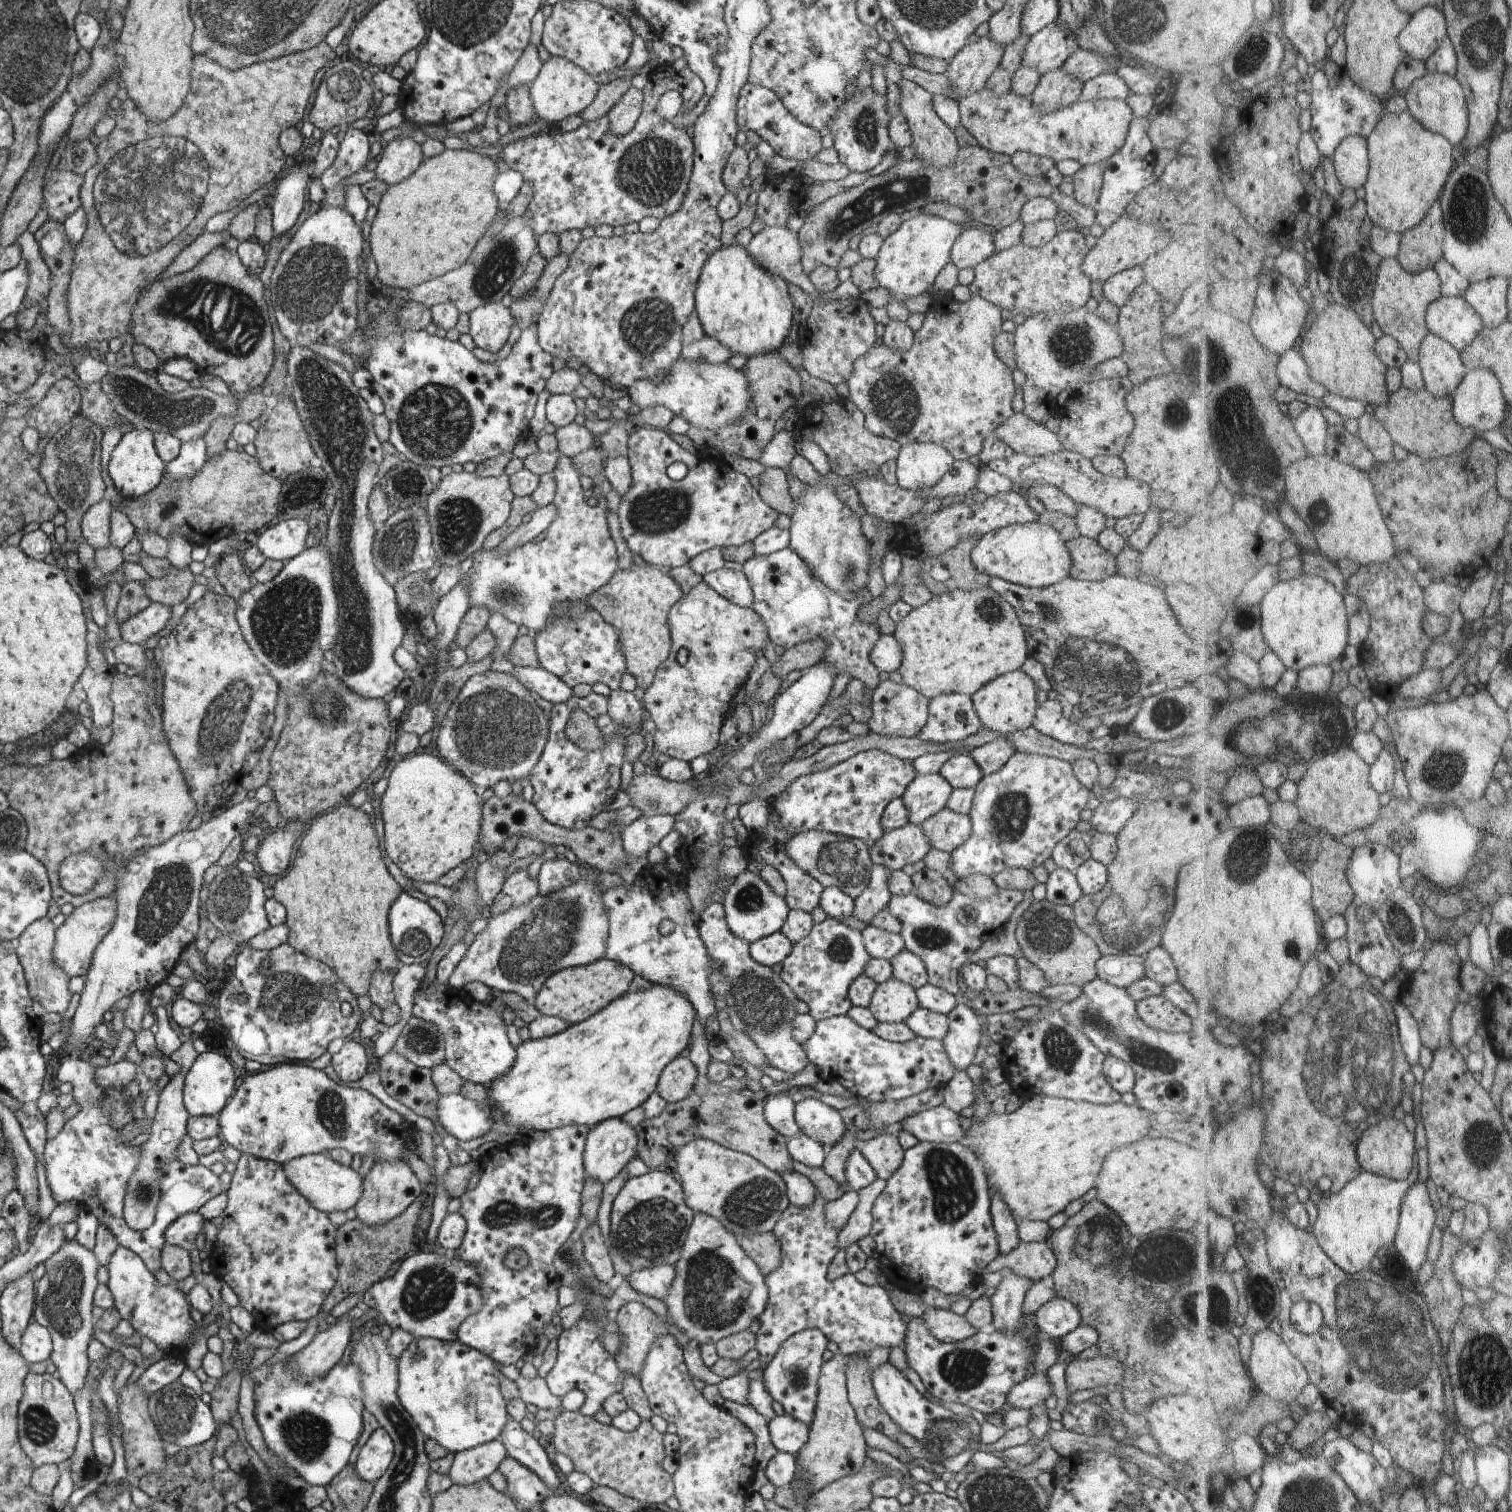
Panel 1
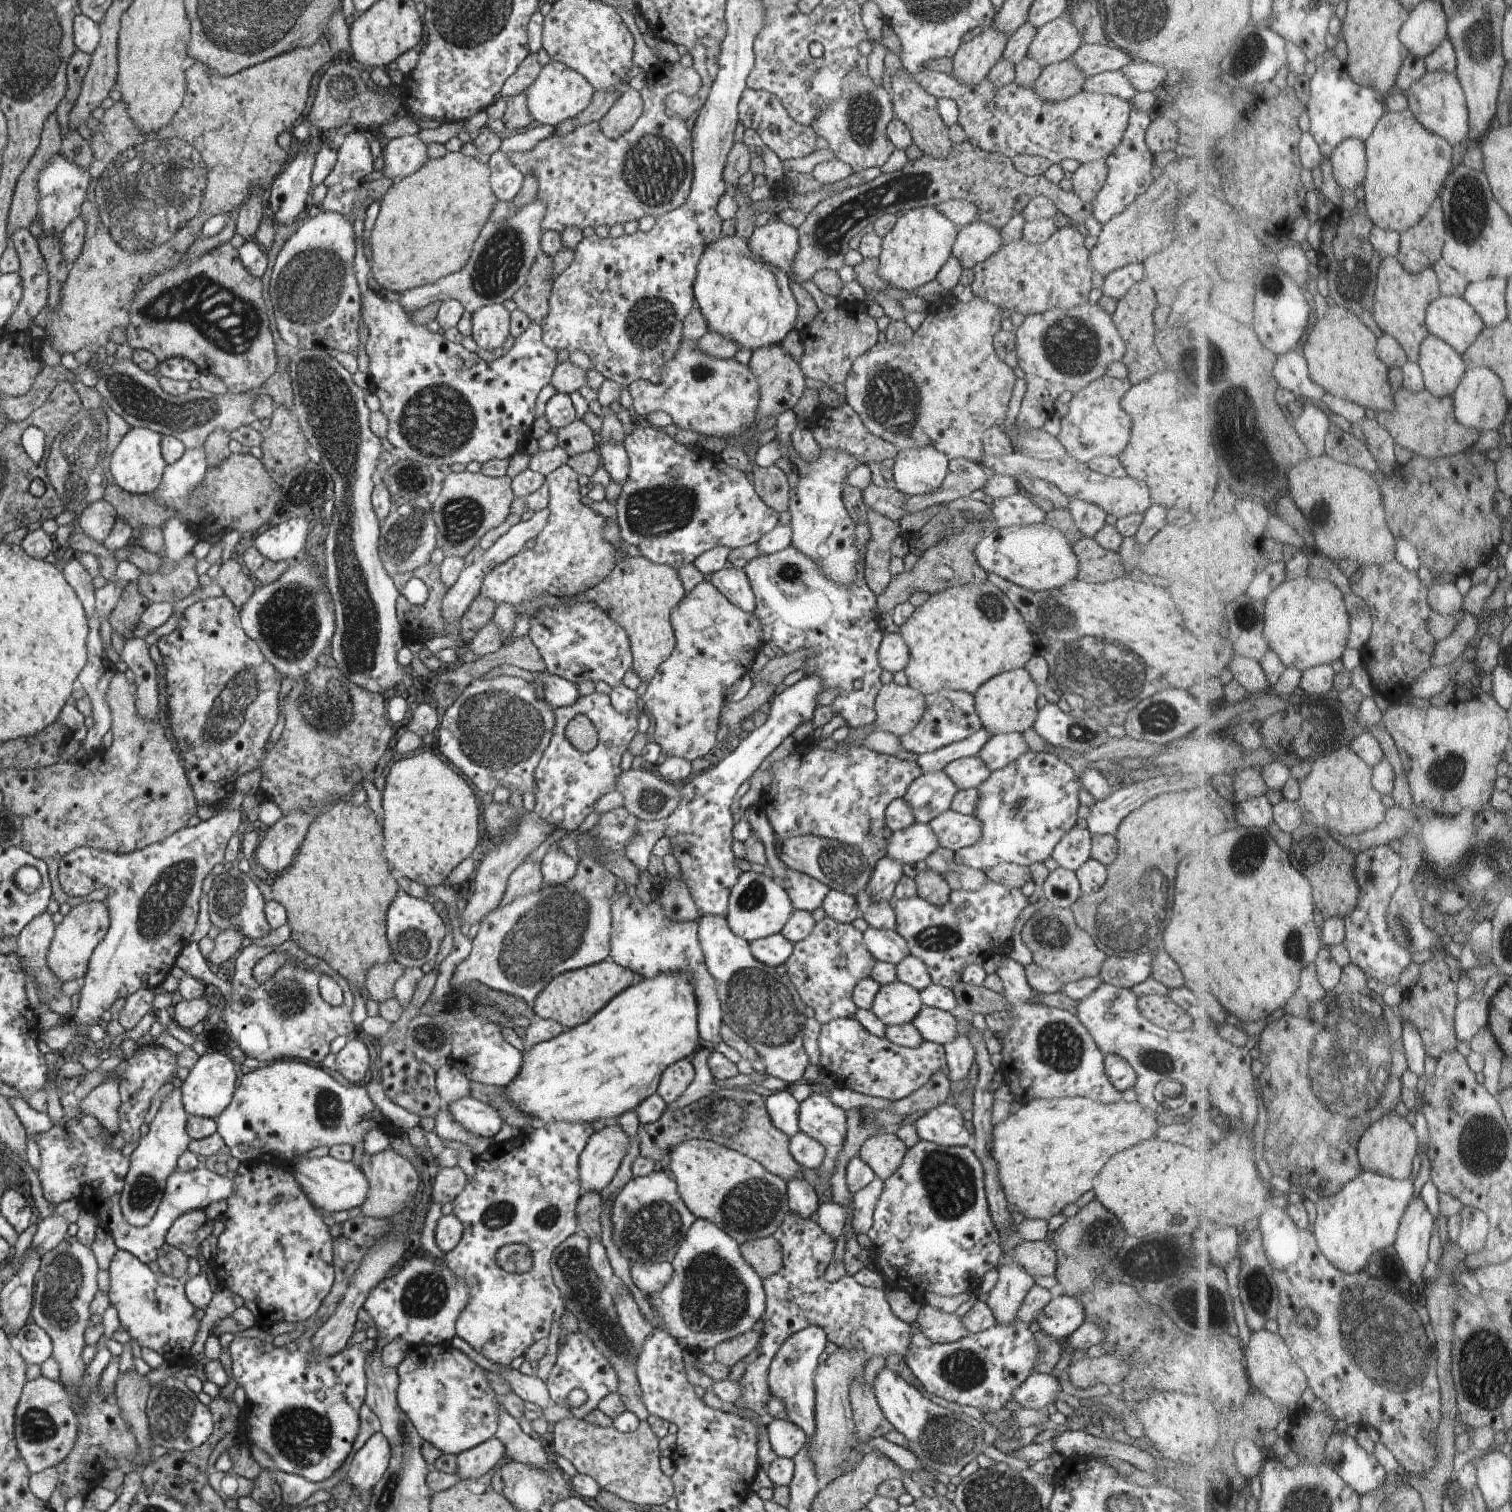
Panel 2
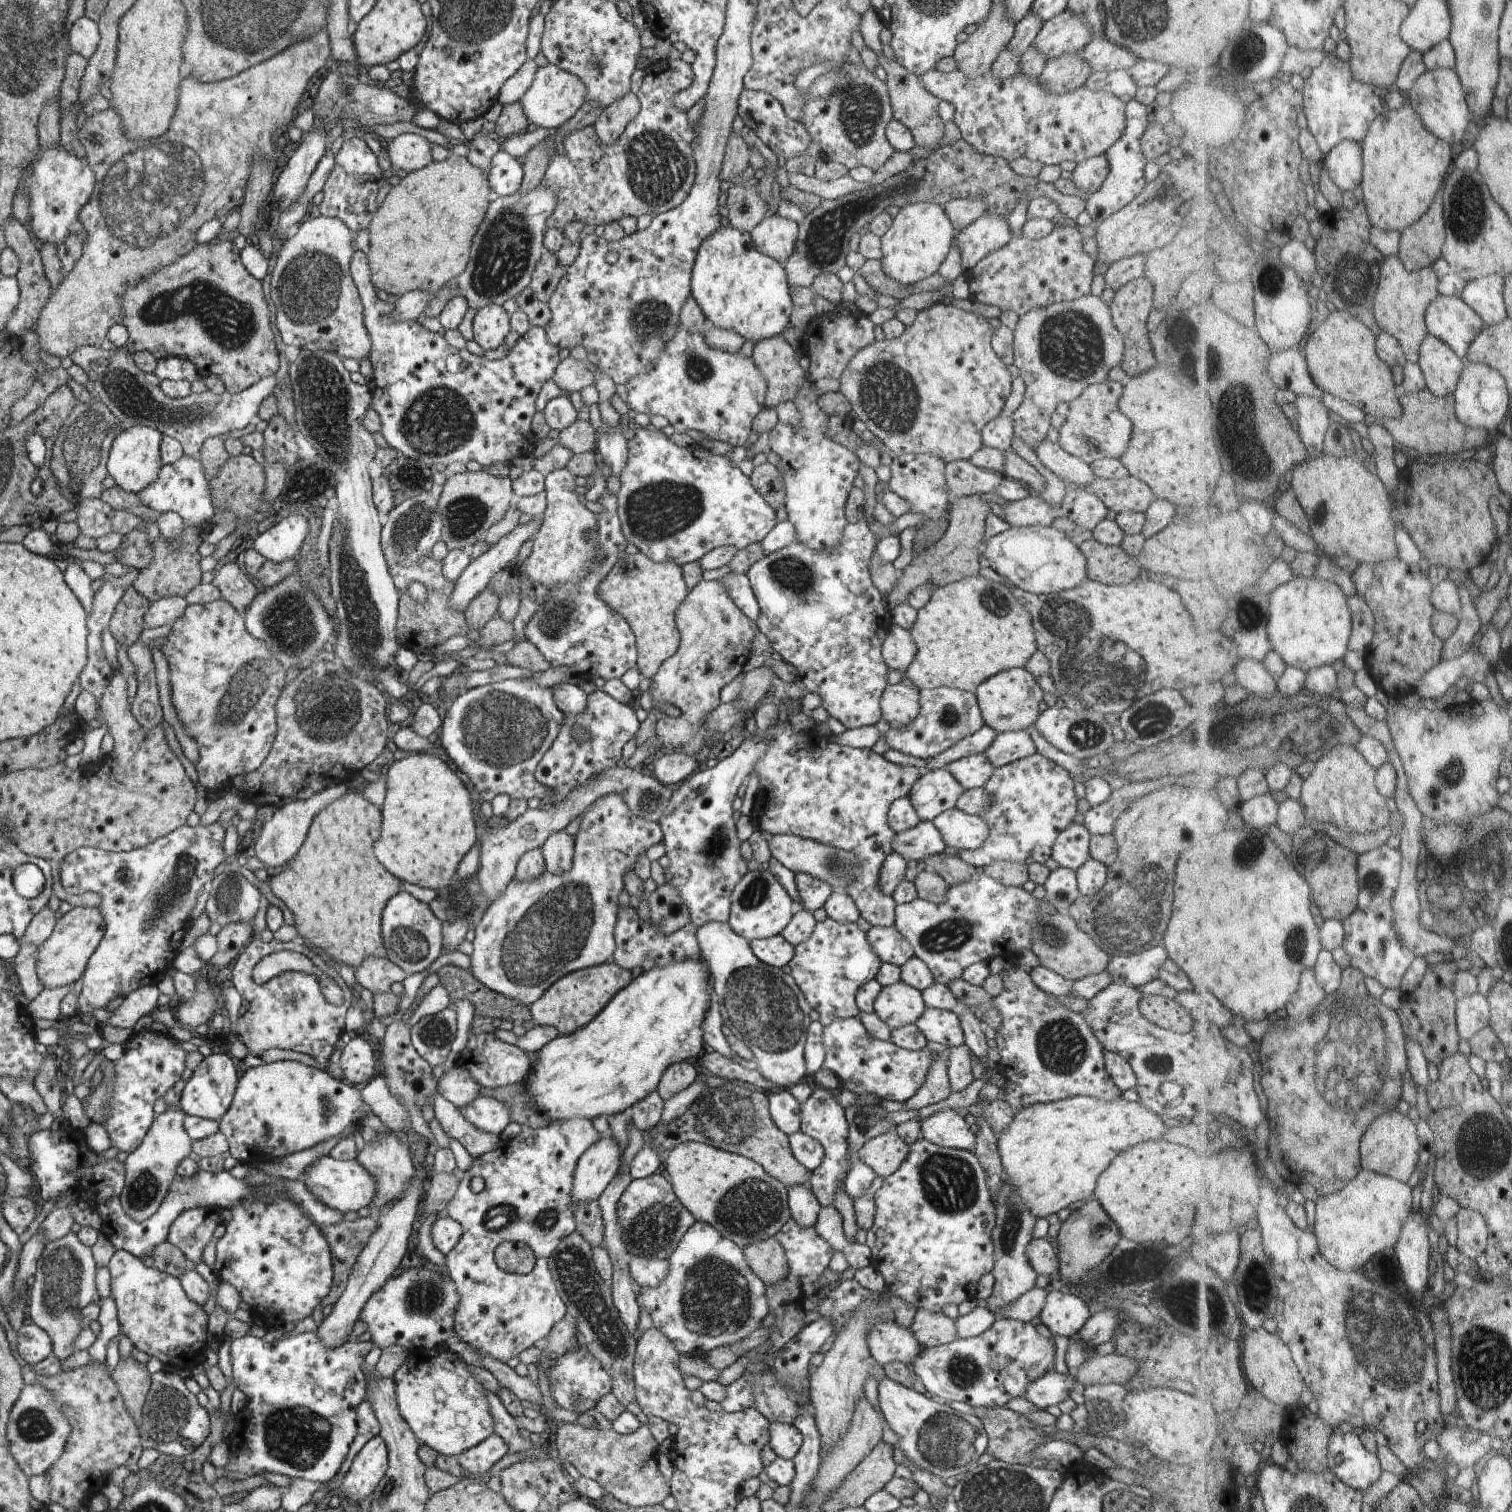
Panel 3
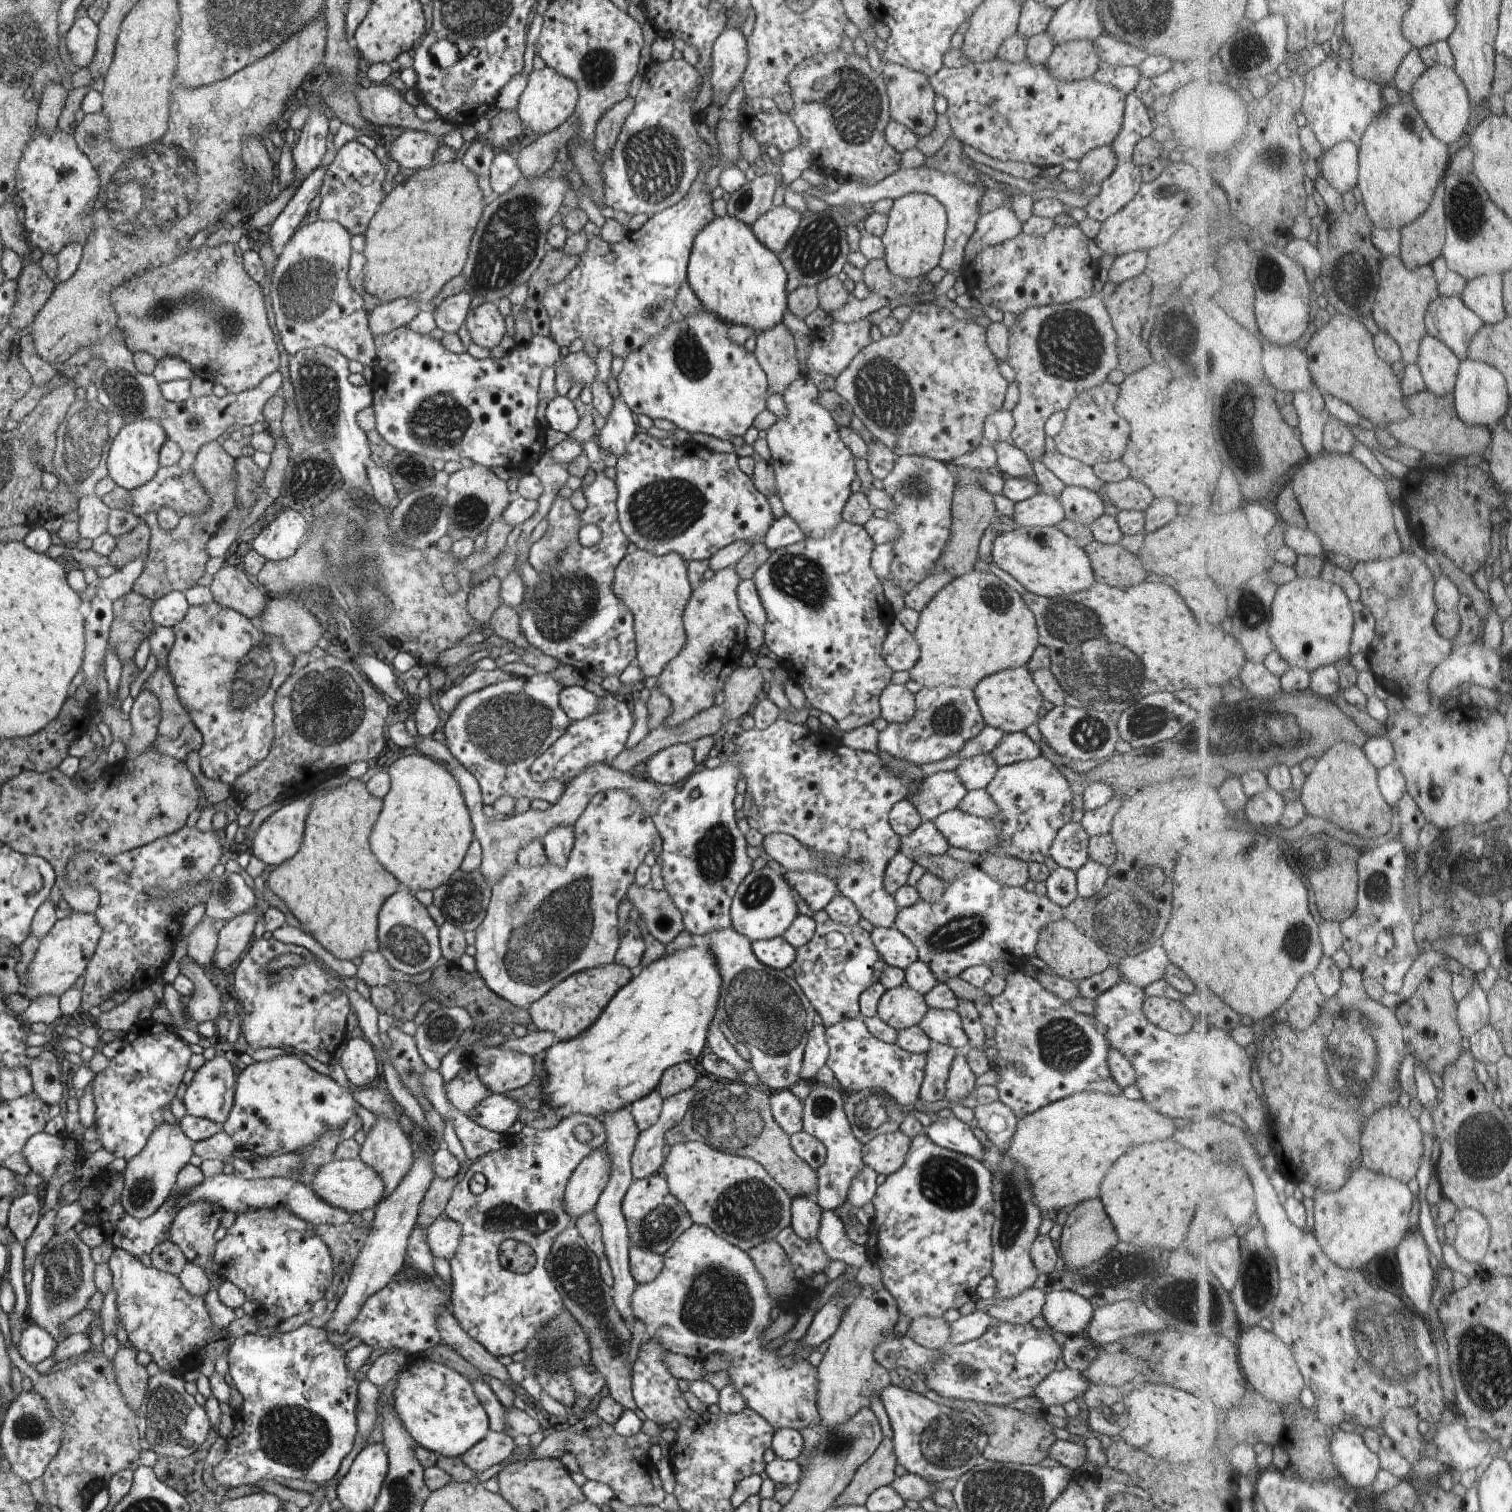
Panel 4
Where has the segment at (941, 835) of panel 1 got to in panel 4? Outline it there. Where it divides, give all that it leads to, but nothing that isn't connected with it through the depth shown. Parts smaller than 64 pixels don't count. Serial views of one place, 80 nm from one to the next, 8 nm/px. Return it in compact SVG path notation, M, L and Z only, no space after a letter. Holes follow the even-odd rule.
M958 807L940 814L933 824L944 836L949 847L962 848L984 854L989 850L1001 851L999 830L985 818L965 814Z

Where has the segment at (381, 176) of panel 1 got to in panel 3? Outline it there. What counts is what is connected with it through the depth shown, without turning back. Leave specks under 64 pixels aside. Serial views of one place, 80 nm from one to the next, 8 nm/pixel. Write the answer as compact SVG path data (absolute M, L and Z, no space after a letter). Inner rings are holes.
M402 133L389 140L387 151L392 169L408 173L425 168L433 161L430 142L418 134Z

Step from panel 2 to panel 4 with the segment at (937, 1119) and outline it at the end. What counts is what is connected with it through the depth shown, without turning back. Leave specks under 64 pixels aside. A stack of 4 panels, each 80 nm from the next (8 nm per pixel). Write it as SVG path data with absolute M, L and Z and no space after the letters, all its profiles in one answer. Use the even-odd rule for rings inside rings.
M952 1113L948 1118L939 1117L927 1128L927 1136L938 1146L982 1161L985 1148L974 1136L972 1128Z

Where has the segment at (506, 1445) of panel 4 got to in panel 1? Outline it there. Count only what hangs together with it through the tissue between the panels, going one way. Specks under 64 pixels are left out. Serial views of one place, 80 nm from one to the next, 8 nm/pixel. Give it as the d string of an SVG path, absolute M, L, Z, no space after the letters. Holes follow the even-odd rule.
M499 1439L454 1454L449 1476L453 1483L474 1484L488 1479L506 1458L507 1451Z

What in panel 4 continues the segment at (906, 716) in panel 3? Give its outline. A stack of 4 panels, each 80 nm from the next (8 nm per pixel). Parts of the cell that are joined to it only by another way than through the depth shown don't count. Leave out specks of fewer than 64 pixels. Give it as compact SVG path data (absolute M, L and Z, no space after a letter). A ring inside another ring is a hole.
M891 683L879 699L881 716L888 723L910 721L917 712L915 695L904 685Z

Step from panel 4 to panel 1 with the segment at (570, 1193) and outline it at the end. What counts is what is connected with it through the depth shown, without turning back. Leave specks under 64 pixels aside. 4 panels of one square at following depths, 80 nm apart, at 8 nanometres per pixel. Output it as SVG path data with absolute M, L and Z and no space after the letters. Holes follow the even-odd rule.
M622 1117L606 1120L596 1127L590 1128L583 1155L586 1177L598 1180L603 1185L617 1177L622 1169L636 1157L638 1136L634 1130L635 1128L632 1128L628 1122L624 1122Z

